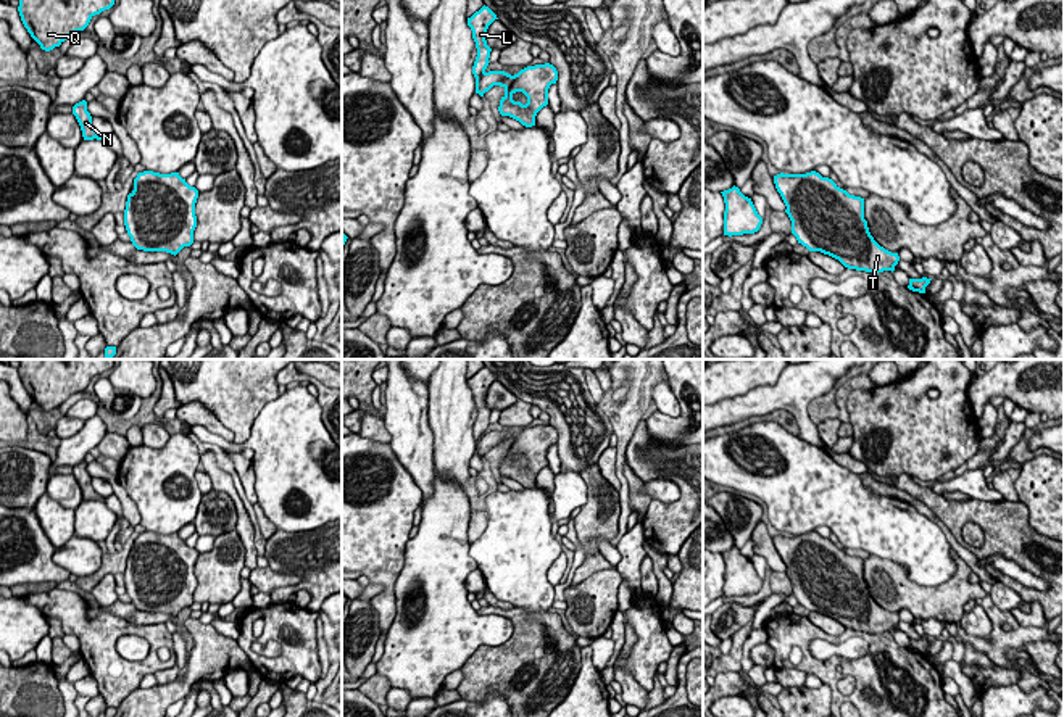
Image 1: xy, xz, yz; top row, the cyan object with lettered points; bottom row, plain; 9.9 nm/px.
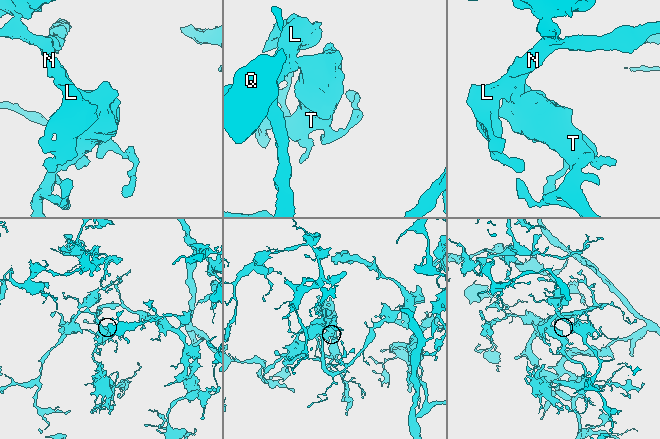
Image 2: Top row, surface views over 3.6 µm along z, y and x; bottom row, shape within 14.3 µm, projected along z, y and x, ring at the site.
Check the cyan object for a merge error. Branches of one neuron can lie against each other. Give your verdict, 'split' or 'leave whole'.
leave whole

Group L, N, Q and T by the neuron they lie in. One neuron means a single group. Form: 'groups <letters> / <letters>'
groups L N Q T

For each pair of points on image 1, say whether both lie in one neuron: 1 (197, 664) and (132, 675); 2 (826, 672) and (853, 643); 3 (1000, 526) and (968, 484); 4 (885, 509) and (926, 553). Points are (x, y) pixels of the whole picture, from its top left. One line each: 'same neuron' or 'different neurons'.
1: different neurons
2: different neurons
3: different neurons
4: same neuron

